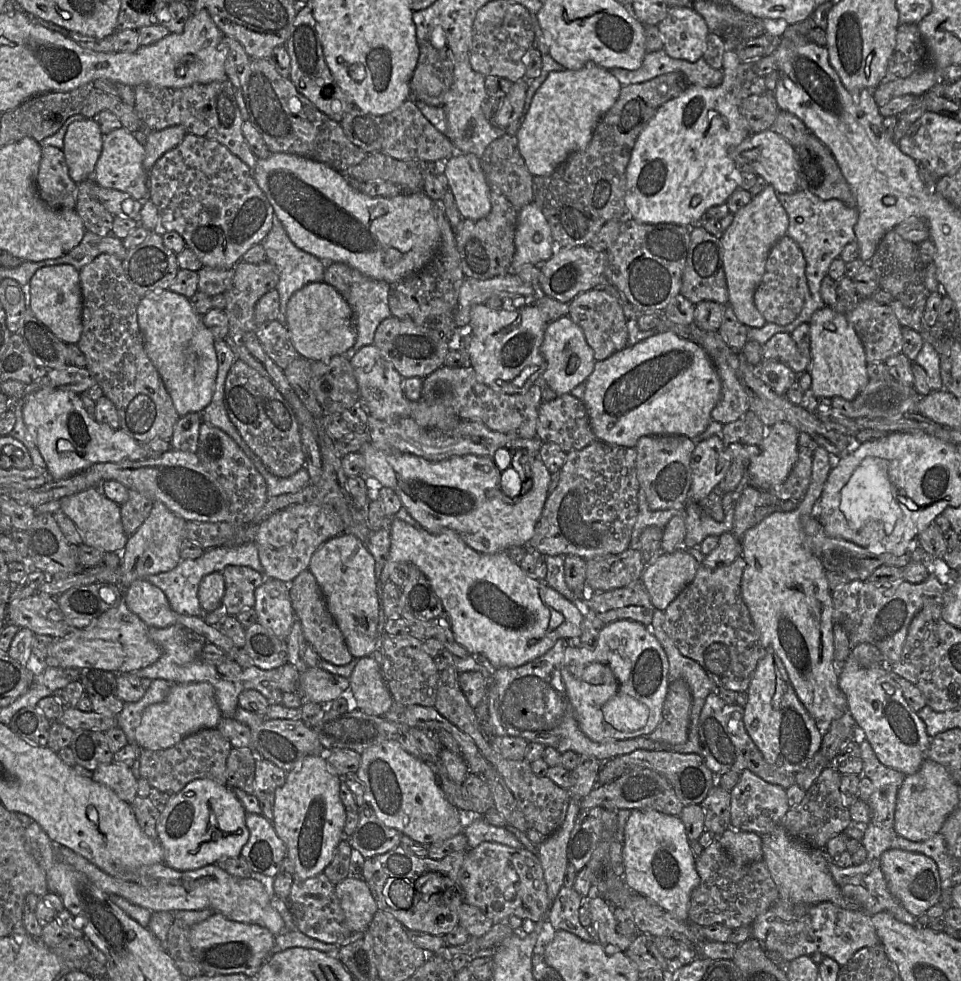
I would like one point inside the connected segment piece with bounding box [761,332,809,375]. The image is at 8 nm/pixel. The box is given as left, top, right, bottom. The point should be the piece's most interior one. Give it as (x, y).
(780, 347)

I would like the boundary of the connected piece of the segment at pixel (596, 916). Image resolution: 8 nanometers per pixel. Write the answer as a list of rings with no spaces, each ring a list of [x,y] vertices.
[[[601,896],[586,898],[591,917],[591,926],[595,929],[598,943],[617,947],[625,952],[635,936],[625,936],[616,931],[613,907]]]

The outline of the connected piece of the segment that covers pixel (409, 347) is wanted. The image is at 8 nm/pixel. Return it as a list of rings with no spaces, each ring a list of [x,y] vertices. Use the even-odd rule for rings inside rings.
[[[394,316],[384,319],[378,325],[373,345],[380,350],[403,379],[414,377],[424,379],[444,365],[449,352],[448,341],[441,339],[436,333]]]

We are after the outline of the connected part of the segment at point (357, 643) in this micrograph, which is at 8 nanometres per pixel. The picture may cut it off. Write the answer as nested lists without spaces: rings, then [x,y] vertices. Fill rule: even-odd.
[[[339,534],[312,555],[308,570],[315,577],[327,609],[341,630],[352,656],[358,659],[371,656],[379,647],[379,610],[375,560],[366,545],[352,534]]]

